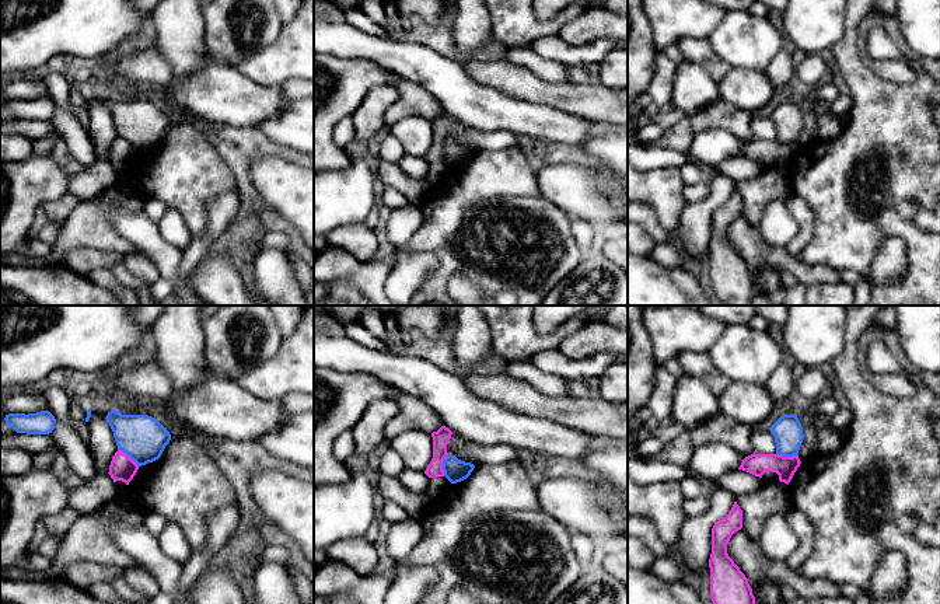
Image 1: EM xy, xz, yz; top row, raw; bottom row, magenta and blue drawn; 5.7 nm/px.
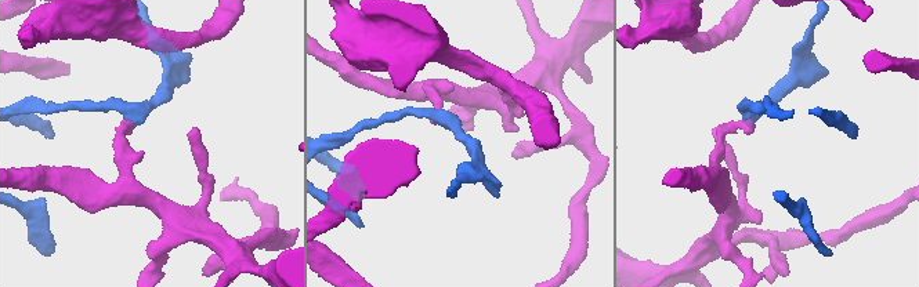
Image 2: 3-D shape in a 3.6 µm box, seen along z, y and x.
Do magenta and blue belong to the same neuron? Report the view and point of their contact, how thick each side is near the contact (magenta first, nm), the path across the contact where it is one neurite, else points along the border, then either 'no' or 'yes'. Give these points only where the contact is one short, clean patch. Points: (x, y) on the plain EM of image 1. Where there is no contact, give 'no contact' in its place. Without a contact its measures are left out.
yz (788, 143) | 130/170 nm | along yz (776, 139), (797, 142) | no

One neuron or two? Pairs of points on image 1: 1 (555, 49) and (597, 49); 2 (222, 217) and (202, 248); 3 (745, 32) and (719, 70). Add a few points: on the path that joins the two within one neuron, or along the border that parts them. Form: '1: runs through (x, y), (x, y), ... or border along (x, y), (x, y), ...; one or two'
1: runs through (565, 52), (587, 52); one
2: runs through (217, 224), (205, 241); one
3: border along (706, 39), (730, 67); two

